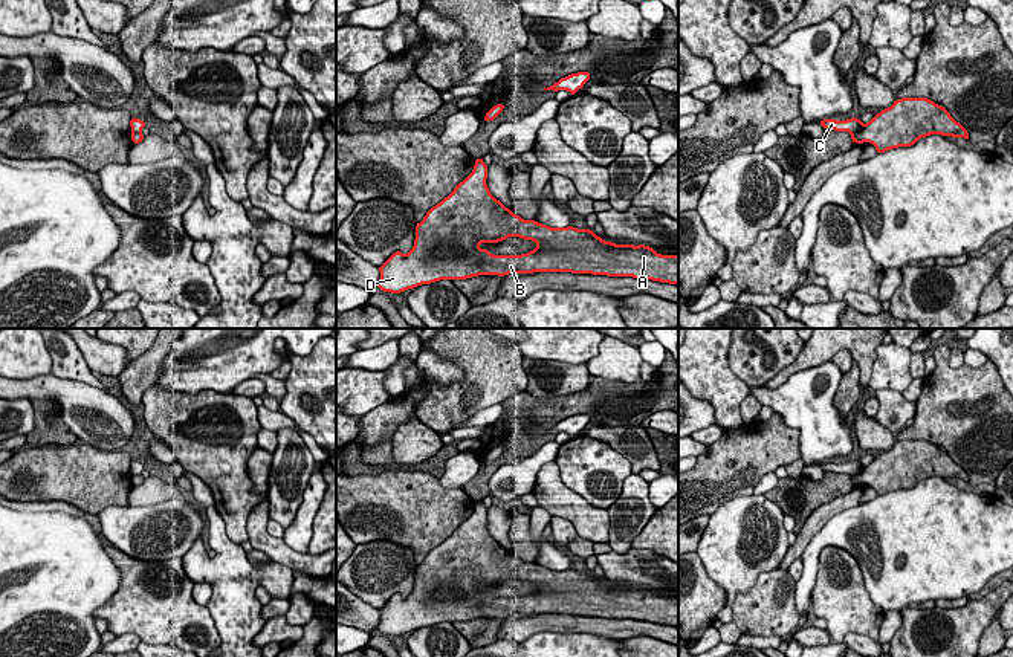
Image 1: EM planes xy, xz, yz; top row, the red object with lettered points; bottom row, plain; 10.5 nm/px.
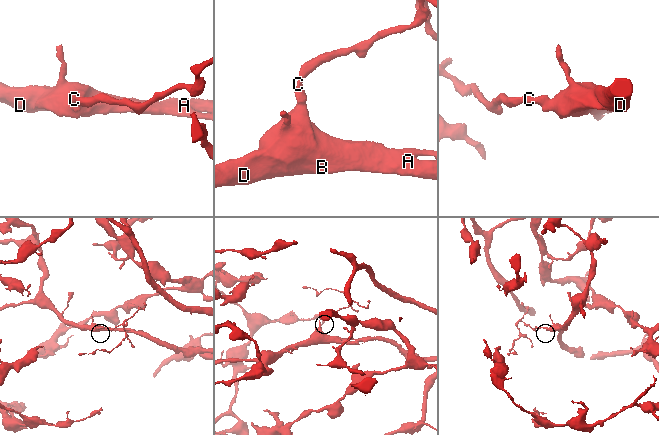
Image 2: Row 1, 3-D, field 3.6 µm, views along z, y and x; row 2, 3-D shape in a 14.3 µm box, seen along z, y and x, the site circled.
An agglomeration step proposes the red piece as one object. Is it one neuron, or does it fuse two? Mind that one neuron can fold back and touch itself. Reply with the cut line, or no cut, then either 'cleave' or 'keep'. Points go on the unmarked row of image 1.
yz (864, 466), (851, 477) | cleave

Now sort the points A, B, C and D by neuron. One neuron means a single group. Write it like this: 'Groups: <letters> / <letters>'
Groups: A B D / C

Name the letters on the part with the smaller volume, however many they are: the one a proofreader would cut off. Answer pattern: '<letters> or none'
C

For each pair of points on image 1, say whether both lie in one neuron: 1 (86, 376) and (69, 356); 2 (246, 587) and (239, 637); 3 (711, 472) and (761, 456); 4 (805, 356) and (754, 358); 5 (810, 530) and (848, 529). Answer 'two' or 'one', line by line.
1: one
2: one
3: one
4: two
5: two

